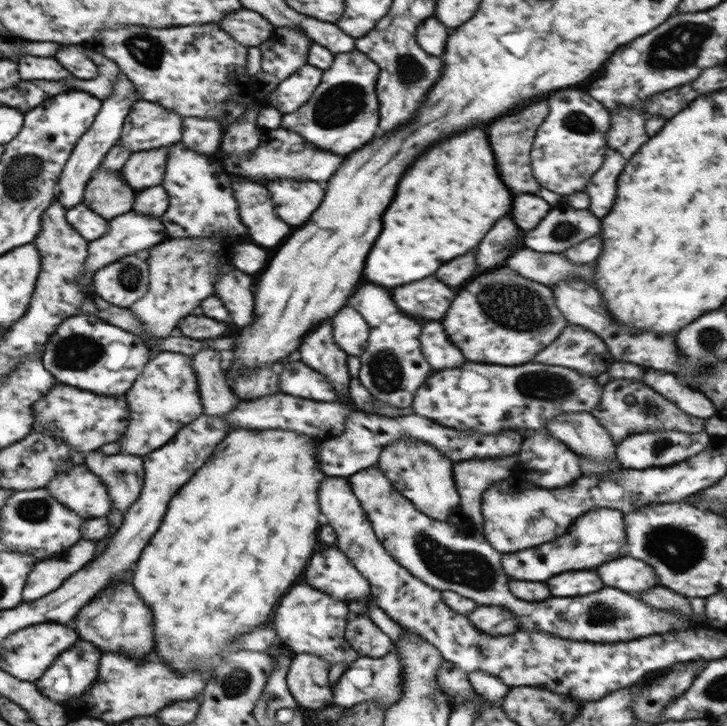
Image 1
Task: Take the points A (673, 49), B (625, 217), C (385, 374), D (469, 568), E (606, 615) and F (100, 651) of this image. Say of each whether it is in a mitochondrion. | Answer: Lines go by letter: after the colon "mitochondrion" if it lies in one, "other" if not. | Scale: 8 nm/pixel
A: mitochondrion
B: other
C: mitochondrion
D: mitochondrion
E: mitochondrion
F: other

